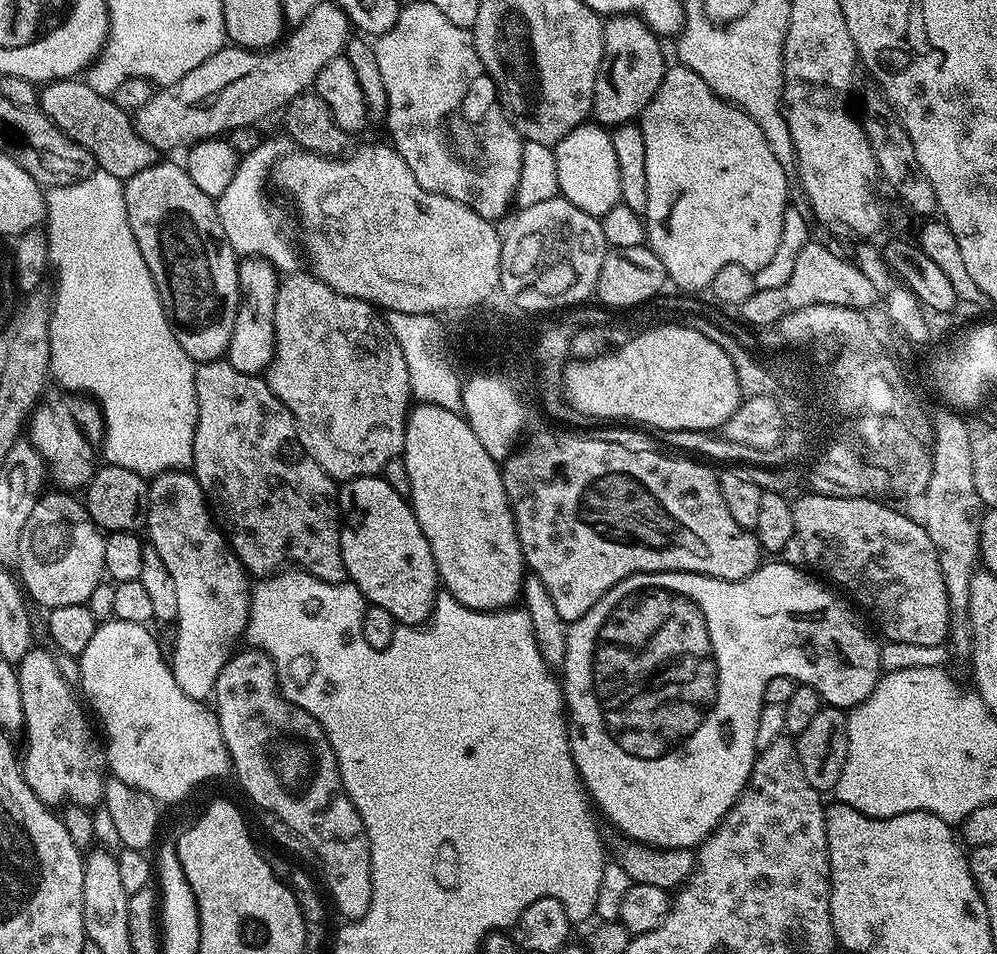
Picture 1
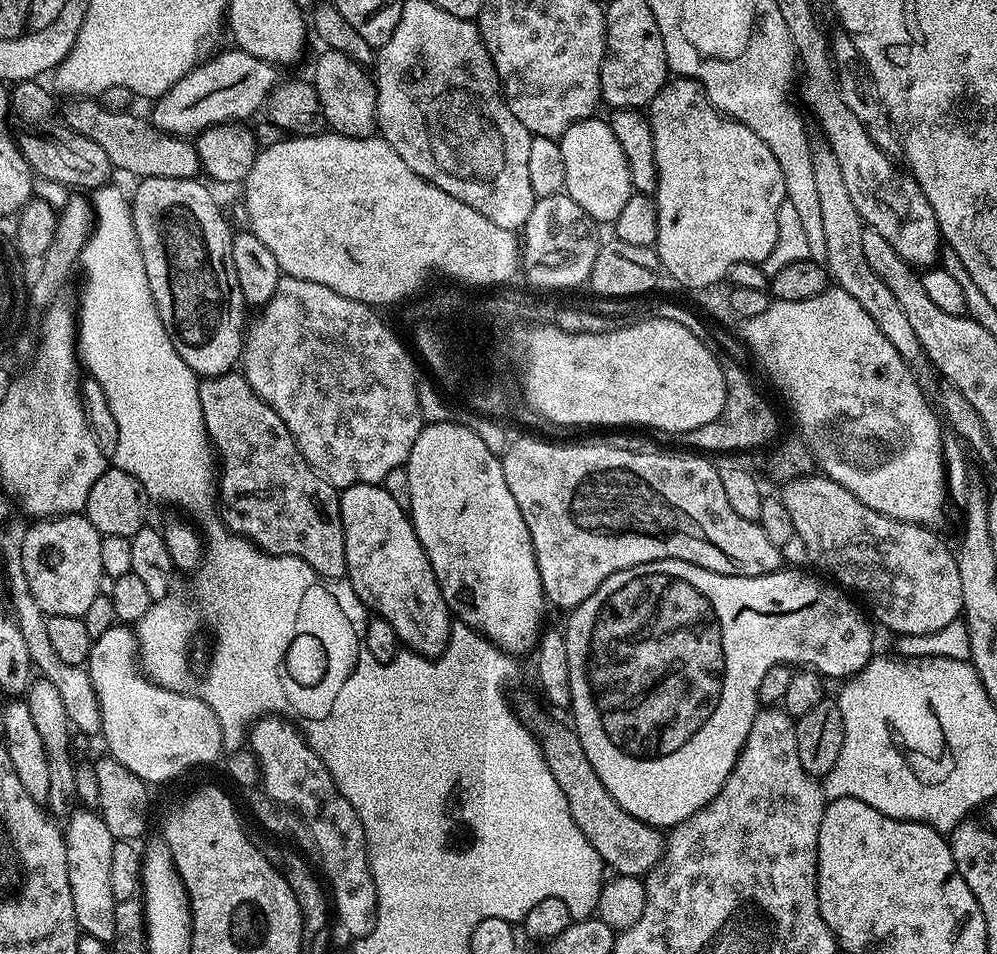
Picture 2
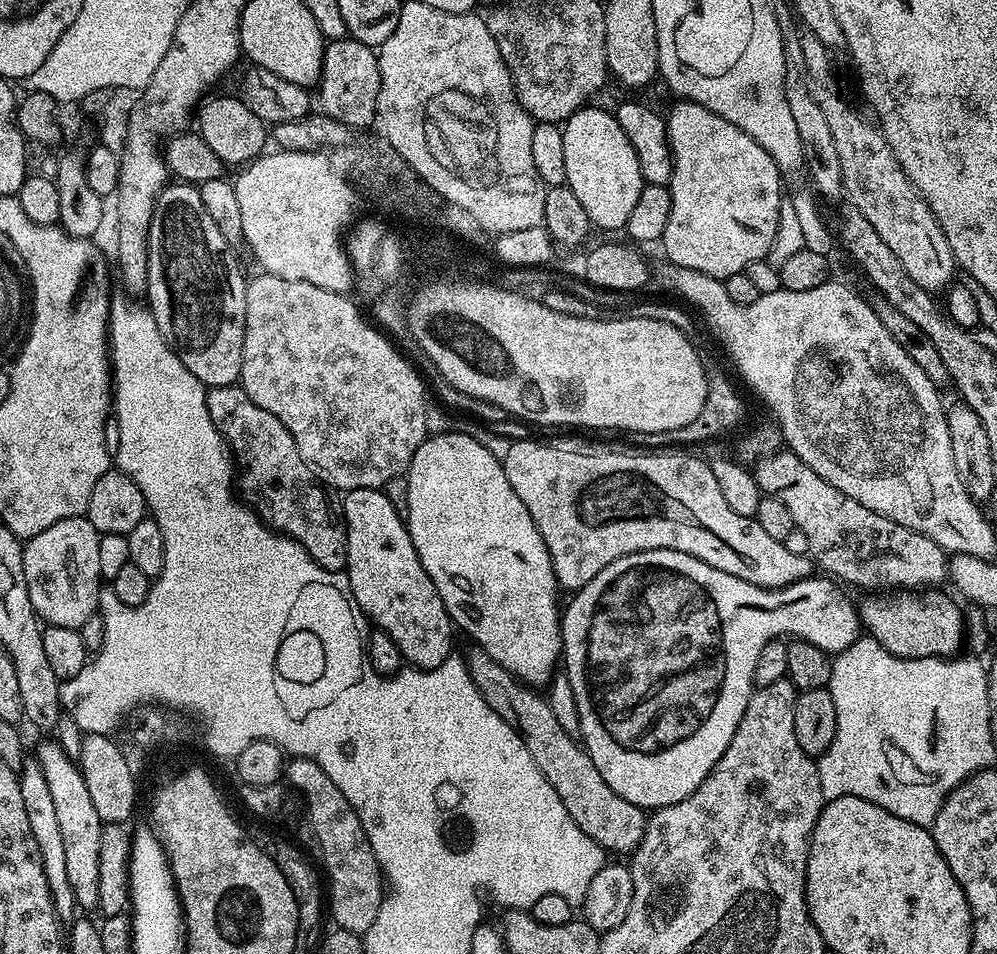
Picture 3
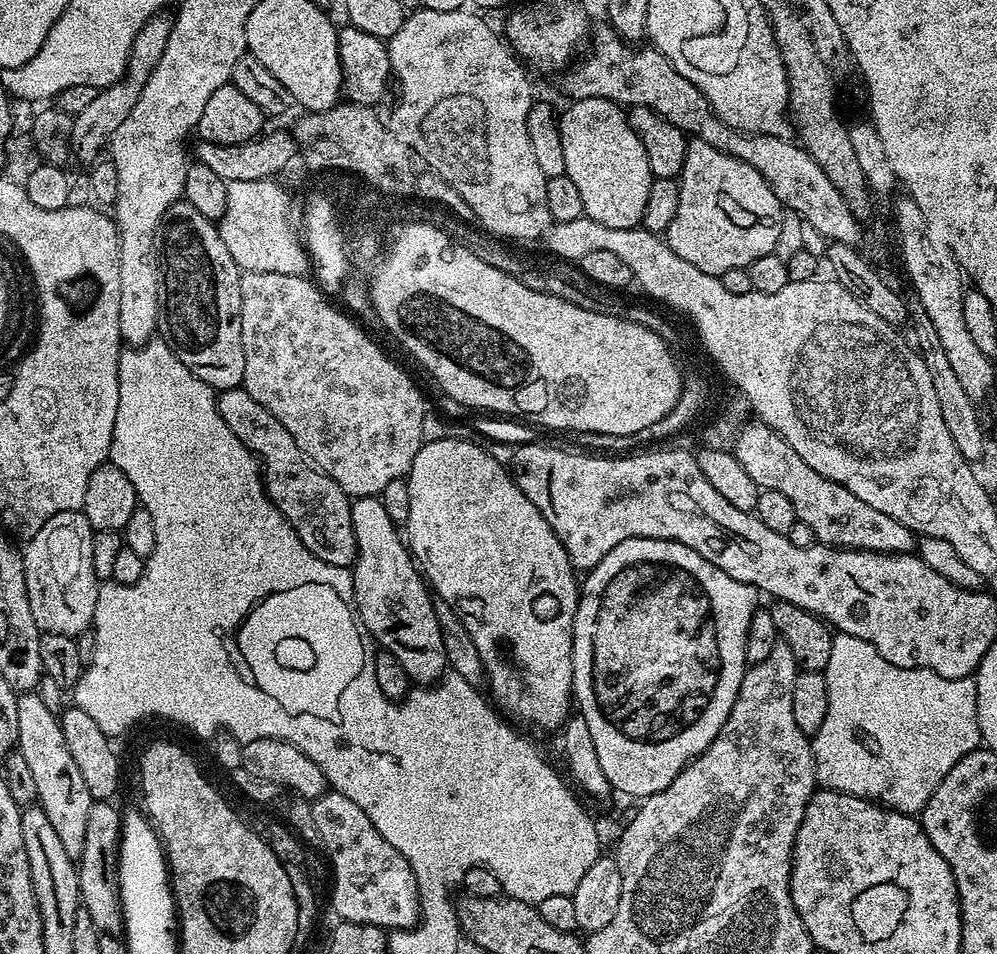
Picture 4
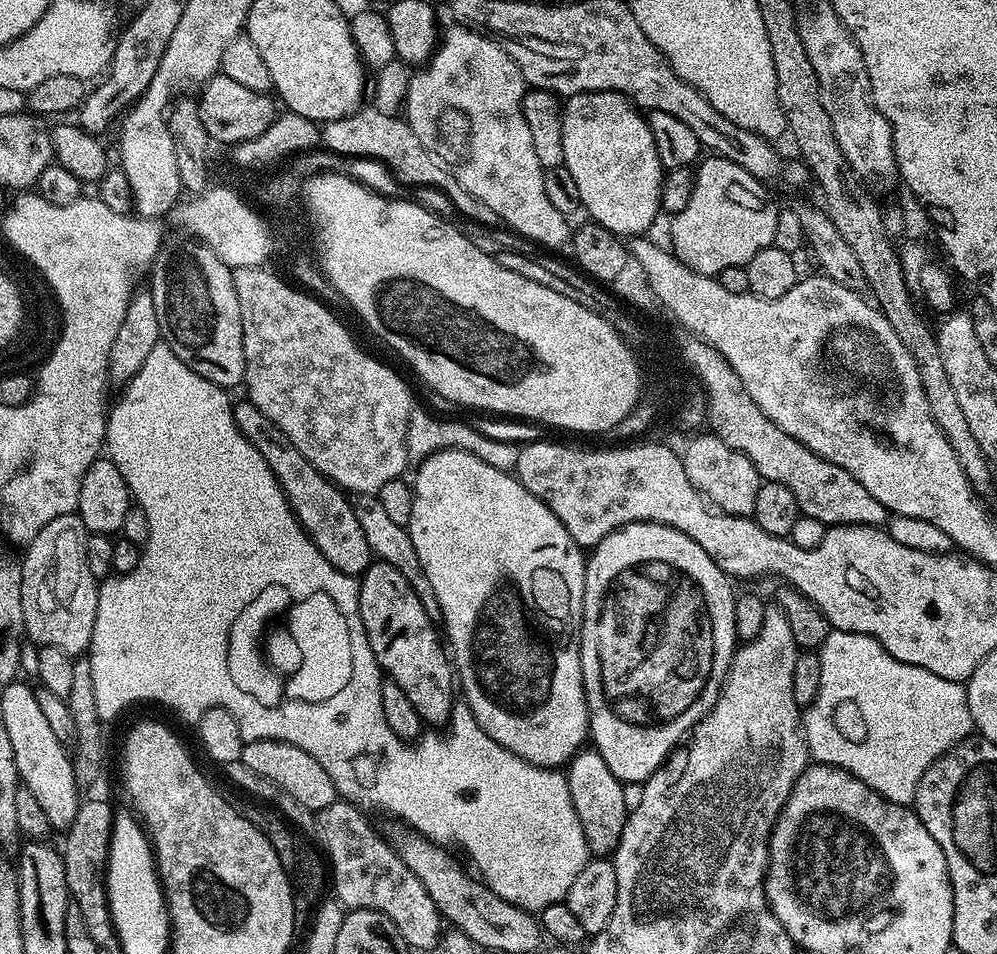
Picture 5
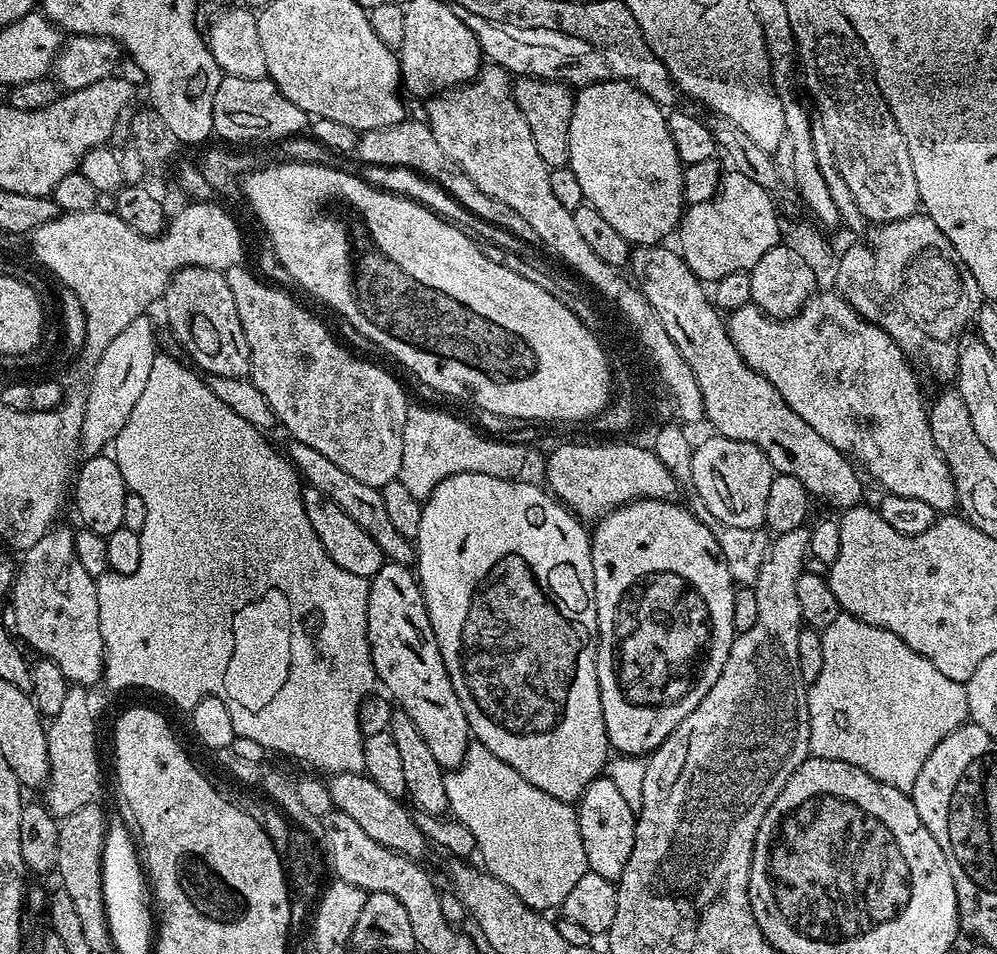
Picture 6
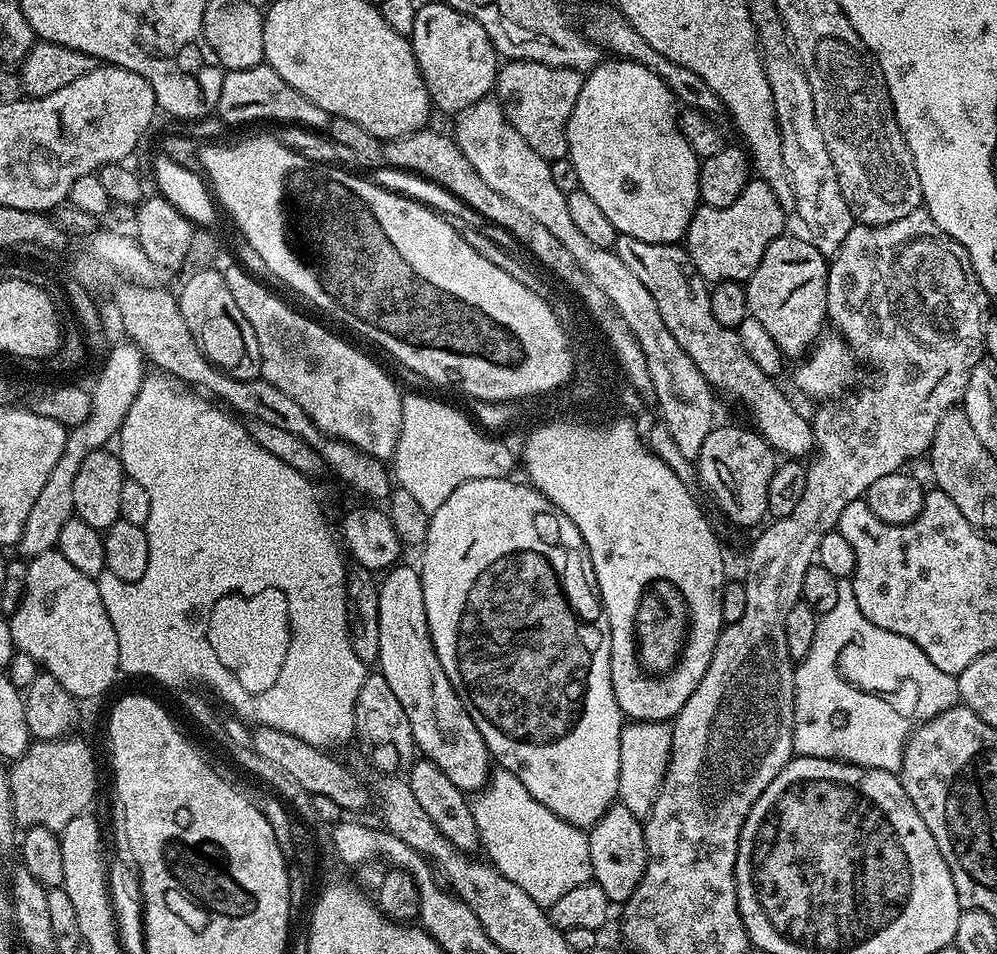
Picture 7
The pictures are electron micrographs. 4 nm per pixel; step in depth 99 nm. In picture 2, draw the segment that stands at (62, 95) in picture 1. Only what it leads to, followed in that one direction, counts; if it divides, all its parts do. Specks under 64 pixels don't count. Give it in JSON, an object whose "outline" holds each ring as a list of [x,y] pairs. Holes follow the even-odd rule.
{"outline":[[[72,98],[67,103],[68,105],[65,108],[63,105],[62,108],[62,116],[64,112],[64,120],[68,123],[65,125],[80,136],[90,138],[90,142],[98,142],[98,146],[102,146],[102,151],[106,154],[106,158],[110,158],[112,167],[117,173],[129,172],[130,175],[136,176],[135,178],[186,178],[187,180],[195,180],[201,175],[198,150],[191,139],[160,132],[145,117],[143,120],[140,116],[132,116],[131,111],[106,110],[92,98]]]}

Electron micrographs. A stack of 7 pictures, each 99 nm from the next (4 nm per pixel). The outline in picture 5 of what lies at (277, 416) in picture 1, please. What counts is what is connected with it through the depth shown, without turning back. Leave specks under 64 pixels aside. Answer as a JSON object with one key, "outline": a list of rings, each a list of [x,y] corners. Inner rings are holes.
{"outline":[[[246,398],[241,400],[241,404],[236,402],[232,405],[234,420],[244,432],[244,437],[262,453],[274,470],[282,490],[288,495],[292,513],[296,515],[296,521],[304,529],[304,533],[314,542],[314,546],[318,546],[330,566],[342,570],[342,574],[347,576],[363,577],[365,570],[374,563],[374,555],[370,543],[366,542],[362,526],[359,525],[353,501],[298,451],[285,438],[282,430],[274,427],[270,418],[266,418],[266,414],[258,410],[258,406],[254,406]]]}

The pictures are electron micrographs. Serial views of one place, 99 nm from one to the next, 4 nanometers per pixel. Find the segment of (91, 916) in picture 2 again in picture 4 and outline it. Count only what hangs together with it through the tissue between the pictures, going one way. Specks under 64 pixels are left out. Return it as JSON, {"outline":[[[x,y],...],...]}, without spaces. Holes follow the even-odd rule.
{"outline":[[[36,692],[23,693],[18,702],[18,750],[22,758],[26,758],[30,775],[38,786],[38,807],[44,811],[46,818],[50,818],[62,846],[66,846],[66,854],[79,858],[82,842],[86,842],[86,818],[94,801],[66,746],[57,713],[51,712]]]}

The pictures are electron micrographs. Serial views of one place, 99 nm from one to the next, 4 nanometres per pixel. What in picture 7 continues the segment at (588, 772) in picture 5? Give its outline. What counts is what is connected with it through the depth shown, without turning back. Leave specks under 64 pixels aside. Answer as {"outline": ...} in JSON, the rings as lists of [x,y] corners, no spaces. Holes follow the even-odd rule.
{"outline":[[[615,803],[598,818],[598,822],[587,829],[590,846],[590,866],[592,880],[602,886],[606,898],[613,905],[623,905],[642,882],[648,855],[644,841],[644,826],[641,817],[634,815],[625,804]]]}

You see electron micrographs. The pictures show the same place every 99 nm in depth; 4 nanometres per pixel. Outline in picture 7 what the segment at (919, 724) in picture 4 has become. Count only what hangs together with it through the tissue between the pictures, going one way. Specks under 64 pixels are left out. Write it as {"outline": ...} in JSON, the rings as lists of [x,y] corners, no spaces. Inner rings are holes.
{"outline":[[[851,579],[841,580],[838,583],[838,603],[834,610],[823,613],[817,619],[814,643],[810,646],[810,654],[806,654],[804,660],[795,665],[796,669],[796,729],[792,739],[792,751],[796,756],[813,756],[814,758],[826,758],[827,760],[840,760],[843,764],[857,764],[863,768],[877,768],[887,772],[899,773],[904,757],[904,748],[908,745],[908,737],[912,735],[912,729],[924,721],[934,718],[939,712],[945,712],[947,708],[957,707],[960,700],[960,688],[956,684],[956,677],[946,674],[946,670],[938,670],[910,638],[902,638],[902,634],[894,634],[890,630],[882,630],[882,626],[874,626],[862,610],[858,610],[858,602],[854,598]]]}

